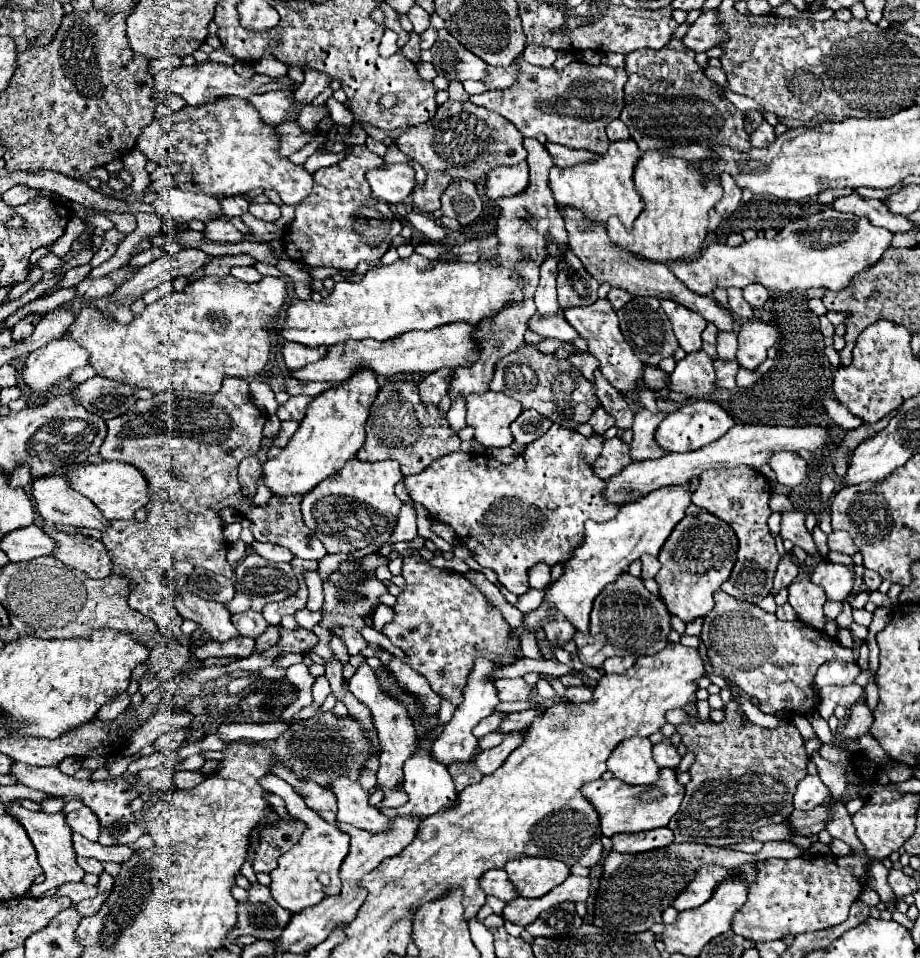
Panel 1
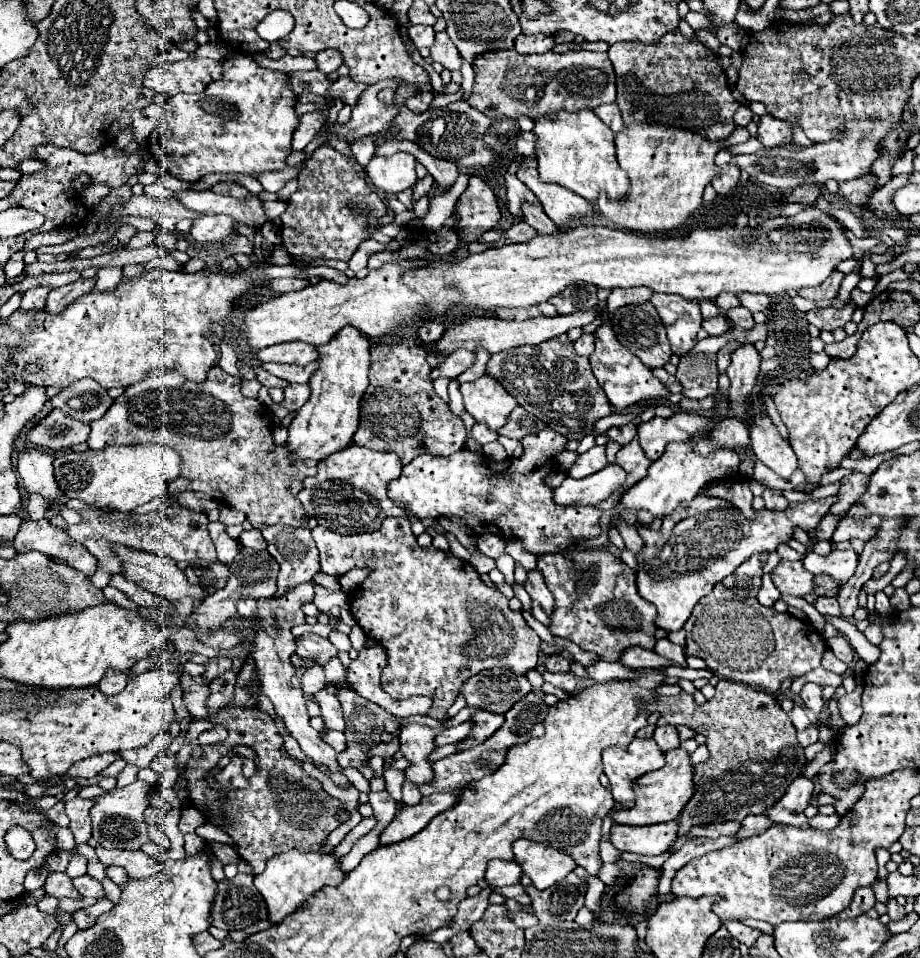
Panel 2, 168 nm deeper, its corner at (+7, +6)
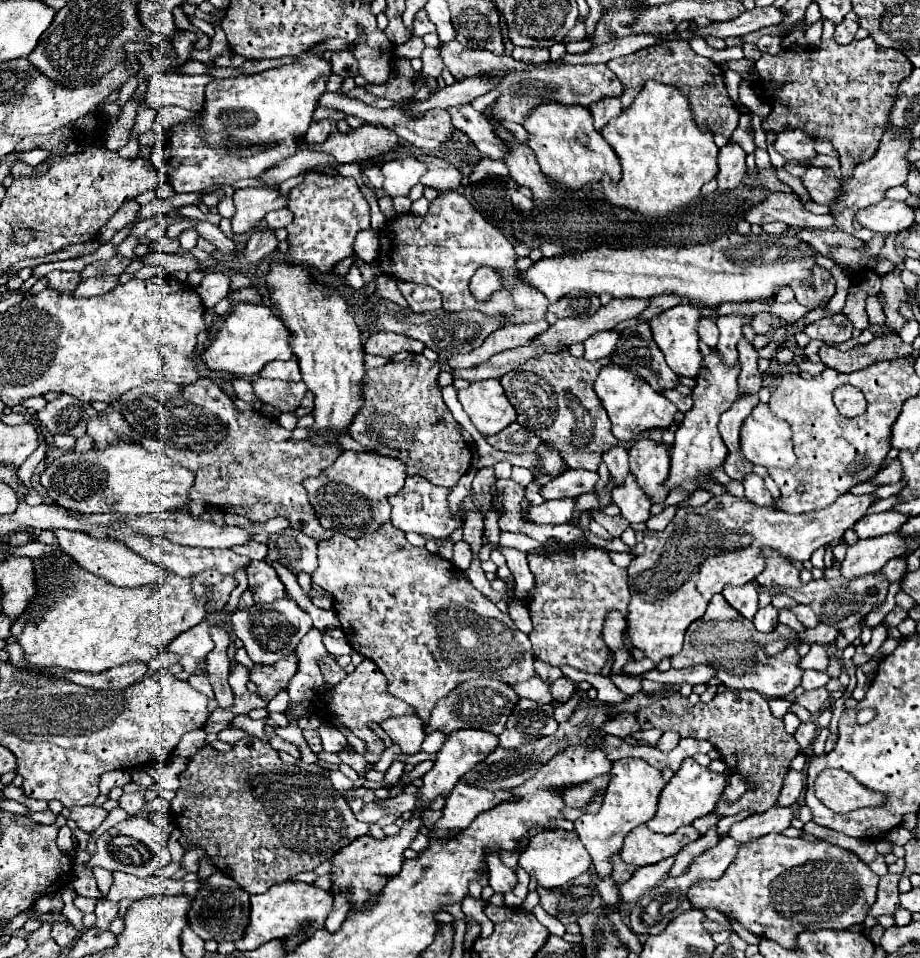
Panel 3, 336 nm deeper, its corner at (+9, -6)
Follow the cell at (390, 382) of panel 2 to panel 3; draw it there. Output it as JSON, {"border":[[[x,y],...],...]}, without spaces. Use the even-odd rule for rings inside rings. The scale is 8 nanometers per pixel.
{"border":[[[411,354],[407,360],[401,360],[401,362],[391,360],[381,368],[367,370],[365,380],[361,382],[363,406],[359,408],[357,416],[353,416],[353,424],[349,426],[349,434],[353,440],[371,448],[377,454],[403,460],[407,464],[409,476],[419,474],[425,480],[429,480],[431,484],[451,488],[471,468],[473,452],[459,432],[459,422],[451,416],[451,410],[443,402],[441,388],[437,384],[439,372],[441,372],[439,364],[427,360],[423,354]]]}

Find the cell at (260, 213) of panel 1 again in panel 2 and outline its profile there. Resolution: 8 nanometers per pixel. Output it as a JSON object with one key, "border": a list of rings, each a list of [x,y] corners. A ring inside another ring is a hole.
{"border":[[[275,200],[275,202],[263,202],[263,210],[265,210],[265,214],[267,214],[269,220],[279,218],[285,212],[285,208],[287,208],[287,204],[279,202],[279,200]]]}

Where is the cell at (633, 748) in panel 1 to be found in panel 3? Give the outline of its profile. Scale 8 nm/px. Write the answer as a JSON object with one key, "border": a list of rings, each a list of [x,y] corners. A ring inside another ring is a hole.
{"border":[[[625,758],[613,764],[611,768],[611,782],[607,786],[603,804],[597,814],[583,814],[581,818],[575,820],[575,832],[579,834],[581,842],[585,844],[587,852],[593,858],[593,868],[597,876],[609,878],[613,874],[613,864],[611,858],[621,852],[623,848],[623,838],[637,828],[639,824],[645,824],[651,820],[657,812],[657,800],[661,790],[665,788],[665,780],[661,772],[653,766],[649,766],[641,758]]]}

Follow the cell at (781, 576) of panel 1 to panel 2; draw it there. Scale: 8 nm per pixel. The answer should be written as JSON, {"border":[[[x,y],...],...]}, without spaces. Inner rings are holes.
{"border":[[[763,574],[763,584],[761,584],[761,590],[759,590],[759,594],[757,594],[759,604],[763,604],[763,606],[773,606],[775,600],[779,600],[779,598],[781,598],[781,594],[779,594],[779,590],[777,590],[775,584],[773,584],[771,574]]]}

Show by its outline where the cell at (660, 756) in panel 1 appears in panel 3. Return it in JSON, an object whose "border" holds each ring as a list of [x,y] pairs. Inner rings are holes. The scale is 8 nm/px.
{"border":[[[665,732],[665,734],[661,736],[657,748],[659,748],[661,752],[671,752],[671,750],[679,744],[679,740],[681,740],[681,736],[679,736],[677,732]]]}

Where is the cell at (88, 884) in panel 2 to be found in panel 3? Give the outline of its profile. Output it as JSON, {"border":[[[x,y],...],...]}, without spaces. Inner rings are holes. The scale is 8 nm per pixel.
{"border":[[[107,898],[99,900],[97,906],[95,906],[95,916],[97,916],[95,926],[97,926],[97,928],[109,928],[111,922],[117,918],[117,912],[119,912],[117,902],[111,902],[111,900],[107,900]]]}

